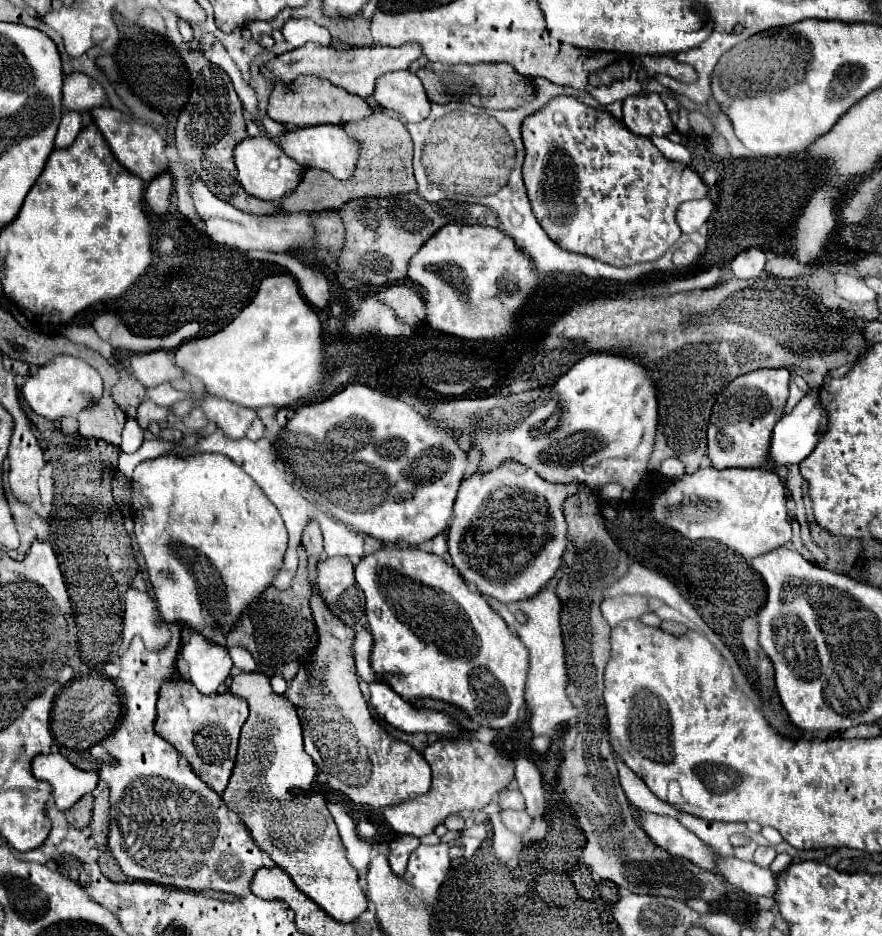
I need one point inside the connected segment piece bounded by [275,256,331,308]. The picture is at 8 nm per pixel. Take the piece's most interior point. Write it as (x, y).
(316, 288)

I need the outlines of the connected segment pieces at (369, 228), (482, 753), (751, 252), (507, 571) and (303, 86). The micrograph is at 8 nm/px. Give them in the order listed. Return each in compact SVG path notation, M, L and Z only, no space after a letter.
M417 192L387 196L387 198L357 198L349 200L339 208L339 216L345 224L345 242L341 248L343 270L347 278L359 280L361 284L383 288L397 284L407 278L407 264L411 256L447 222L457 224L481 224L497 228L497 214L481 204L467 202L427 202Z
M441 738L435 744L427 746L423 756L433 770L433 784L429 794L411 798L405 804L387 806L383 810L385 820L397 834L411 834L417 838L431 834L433 828L437 824L443 824L449 814L485 808L491 798L505 790L515 778L513 760L503 750L495 748L493 744L483 744L477 738Z
M749 248L741 254L737 254L731 262L731 270L737 278L757 278L763 268L765 268L765 262L767 262L767 254L759 248Z
M507 462L485 474L473 474L461 484L455 500L455 514L449 528L449 554L453 558L453 566L459 570L467 584L475 584L481 594L491 596L499 602L519 602L535 596L555 576L563 562L563 552L567 546L567 526L561 504L578 490L577 484L563 486L545 482L535 474L535 470L517 462Z
M299 76L293 84L275 84L267 104L267 116L285 126L317 126L317 124L347 124L351 120L361 120L373 114L373 108L359 96L345 92L329 84L329 80L319 80L317 76Z

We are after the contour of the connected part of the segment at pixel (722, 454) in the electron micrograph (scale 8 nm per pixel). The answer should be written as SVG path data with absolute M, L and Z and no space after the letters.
M785 368L759 369L735 378L717 396L707 430L707 456L719 470L725 468L759 468L769 460L769 440L773 426L783 416L789 396L789 376Z

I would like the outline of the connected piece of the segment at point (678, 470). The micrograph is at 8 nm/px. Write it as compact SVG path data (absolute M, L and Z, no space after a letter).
M667 458L667 460L661 462L659 472L663 472L663 476L667 476L667 478L671 478L671 480L679 480L679 478L685 474L685 466L683 466L683 462L677 460L677 458Z

